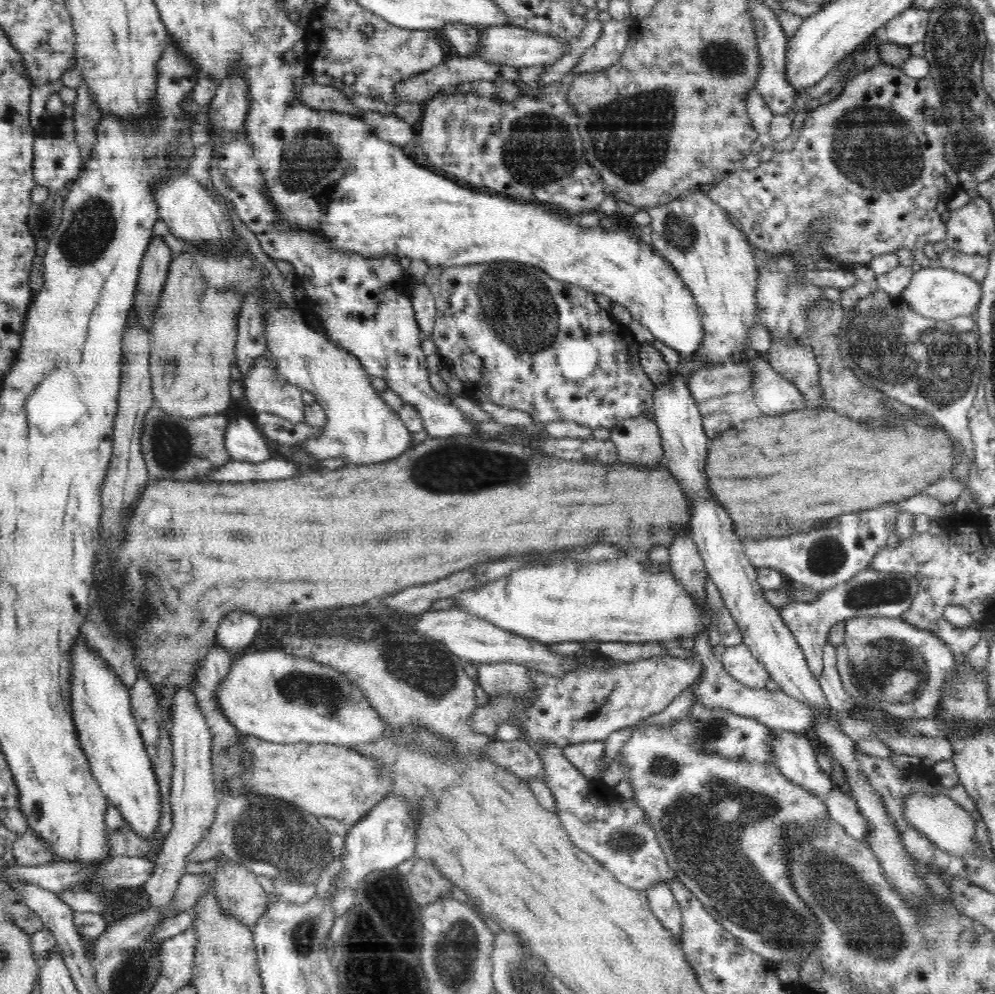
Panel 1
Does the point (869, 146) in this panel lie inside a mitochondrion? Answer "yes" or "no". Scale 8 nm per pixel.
yes

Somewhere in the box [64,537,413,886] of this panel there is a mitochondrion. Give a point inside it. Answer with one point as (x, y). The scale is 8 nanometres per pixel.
(258, 828)

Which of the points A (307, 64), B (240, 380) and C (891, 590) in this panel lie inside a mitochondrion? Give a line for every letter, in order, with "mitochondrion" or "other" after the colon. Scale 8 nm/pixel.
A: other
B: other
C: mitochondrion

